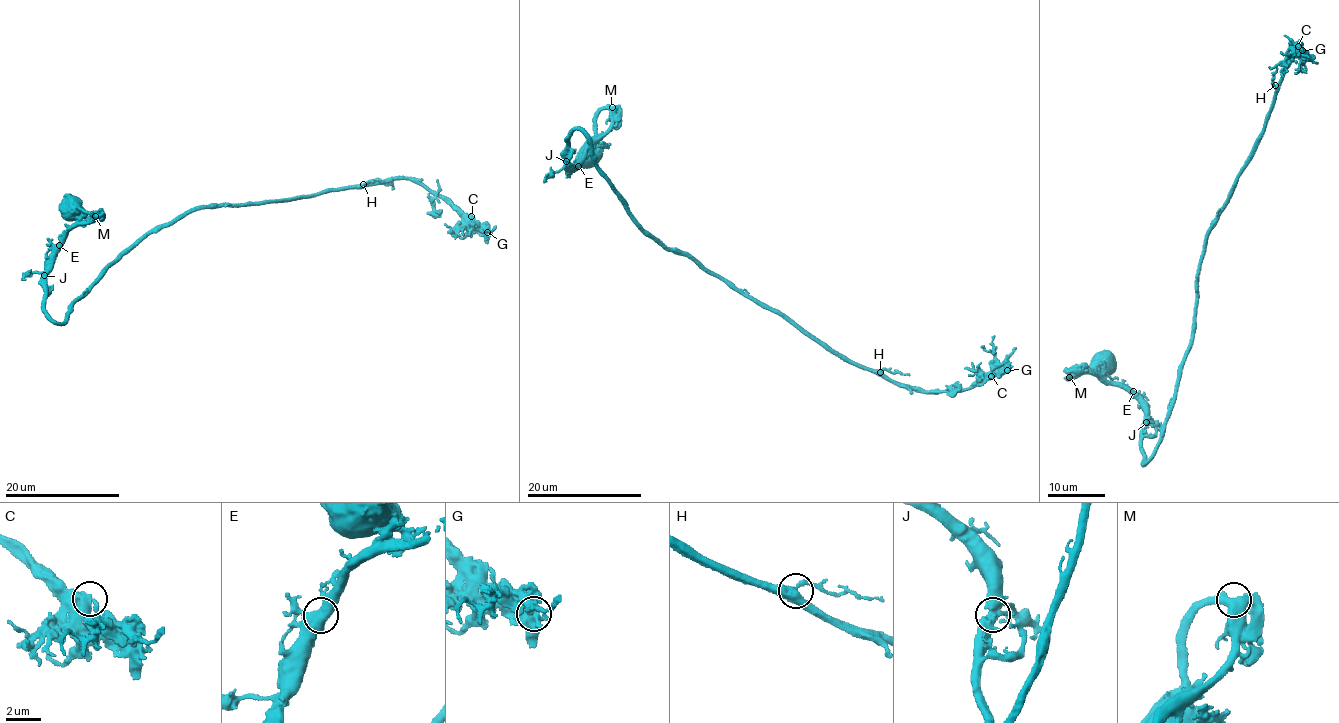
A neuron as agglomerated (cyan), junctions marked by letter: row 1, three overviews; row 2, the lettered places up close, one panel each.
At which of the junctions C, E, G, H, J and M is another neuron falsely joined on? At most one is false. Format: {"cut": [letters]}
{"cut": []}

